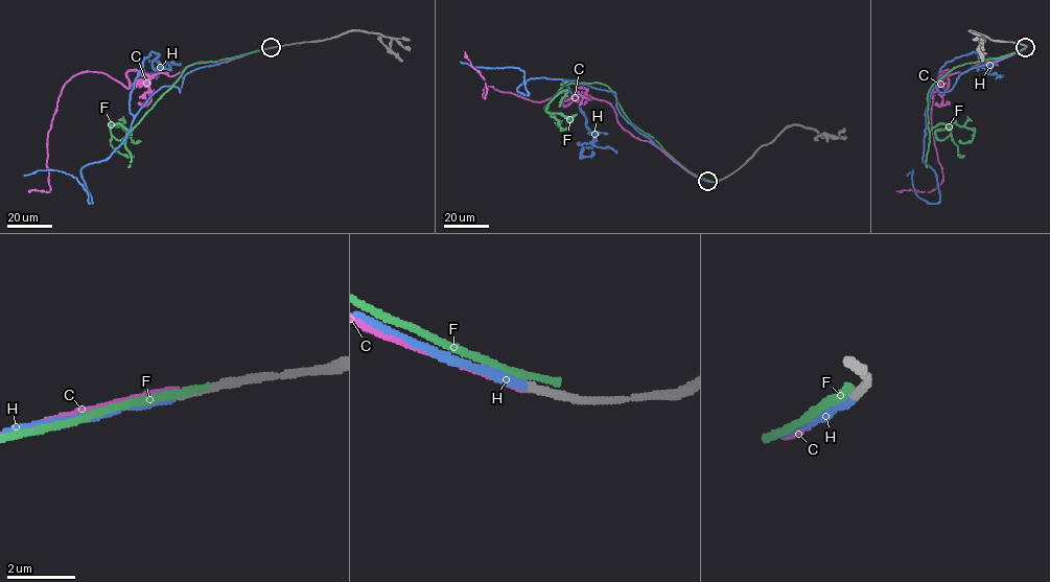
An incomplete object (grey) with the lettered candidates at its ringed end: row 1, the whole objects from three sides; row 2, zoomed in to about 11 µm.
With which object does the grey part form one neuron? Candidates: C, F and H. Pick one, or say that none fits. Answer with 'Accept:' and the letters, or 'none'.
Accept: H

